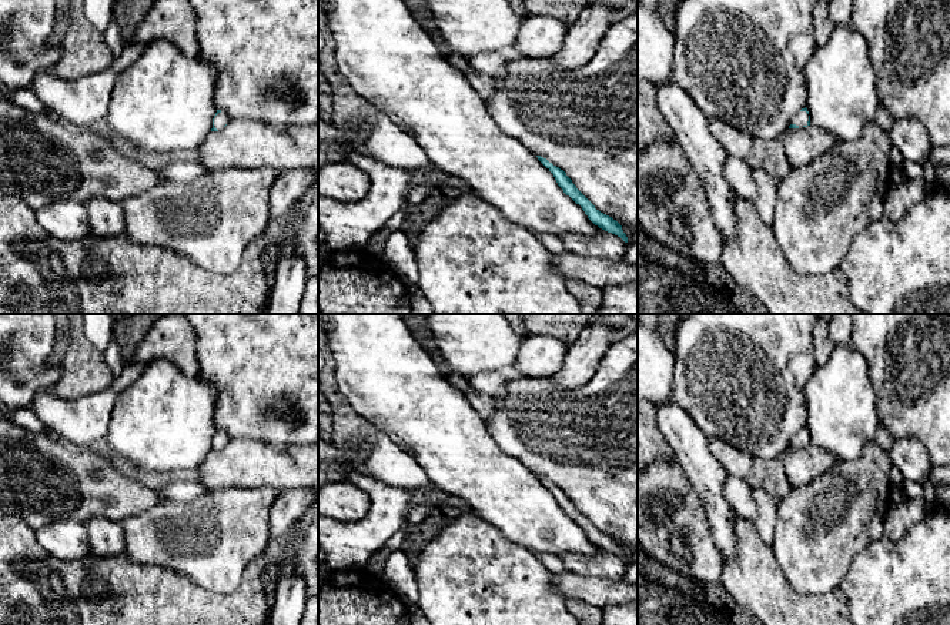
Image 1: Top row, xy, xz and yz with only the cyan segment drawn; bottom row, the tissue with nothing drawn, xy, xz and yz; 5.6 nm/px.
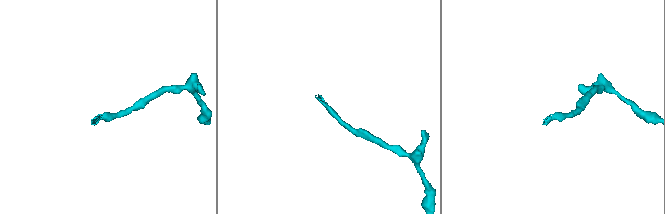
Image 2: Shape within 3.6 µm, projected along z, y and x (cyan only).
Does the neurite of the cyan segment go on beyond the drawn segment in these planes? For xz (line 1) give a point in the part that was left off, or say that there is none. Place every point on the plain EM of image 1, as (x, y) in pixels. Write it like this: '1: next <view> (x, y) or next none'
1: next none

